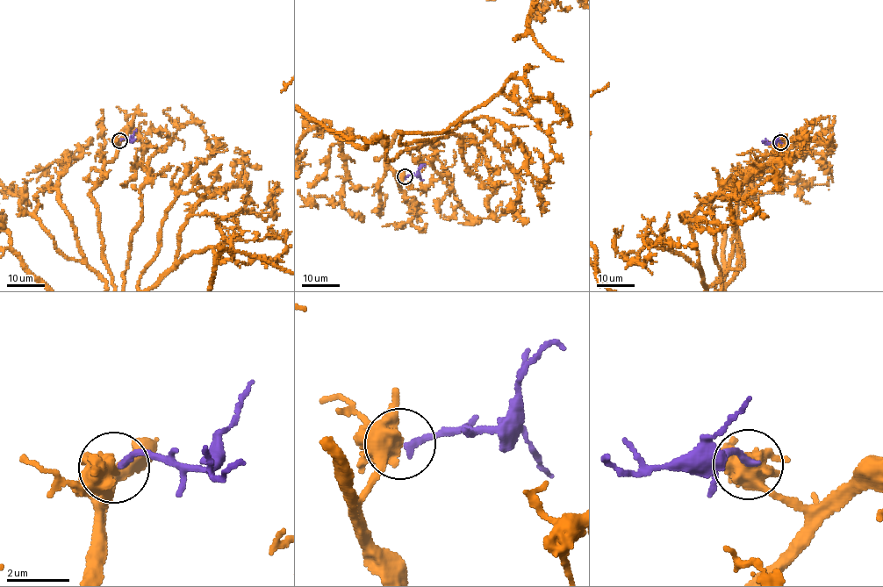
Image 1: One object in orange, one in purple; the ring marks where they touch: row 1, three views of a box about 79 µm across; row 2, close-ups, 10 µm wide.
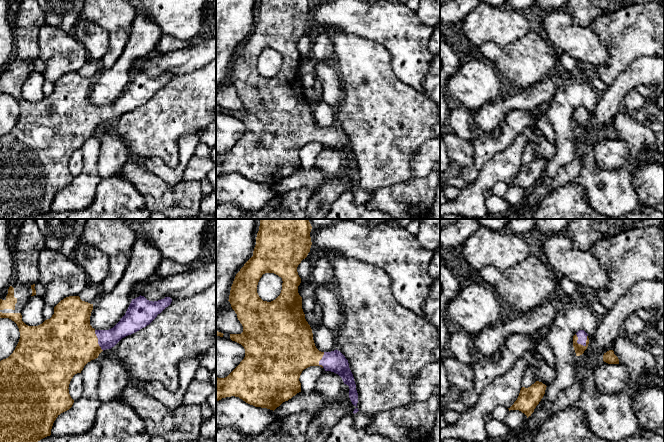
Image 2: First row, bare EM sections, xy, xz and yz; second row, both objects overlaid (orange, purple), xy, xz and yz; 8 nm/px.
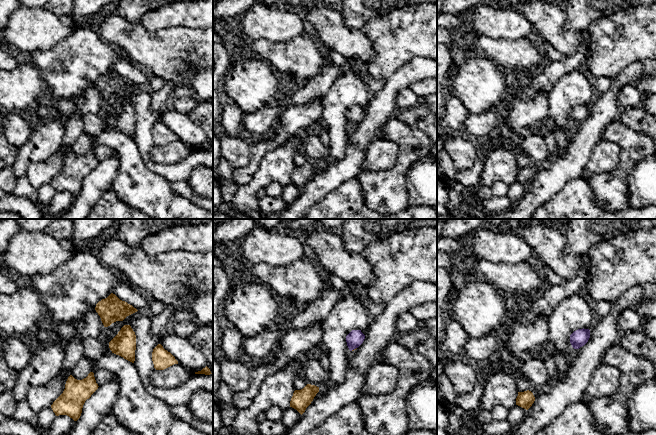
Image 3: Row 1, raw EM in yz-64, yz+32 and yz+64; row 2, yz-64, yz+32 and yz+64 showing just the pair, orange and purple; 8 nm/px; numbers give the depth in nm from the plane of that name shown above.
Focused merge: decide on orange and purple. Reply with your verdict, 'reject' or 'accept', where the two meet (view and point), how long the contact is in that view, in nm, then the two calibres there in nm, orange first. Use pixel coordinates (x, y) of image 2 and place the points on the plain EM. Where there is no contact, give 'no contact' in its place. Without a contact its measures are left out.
accept | yz (576, 118) | 130 nm | 80/80 nm

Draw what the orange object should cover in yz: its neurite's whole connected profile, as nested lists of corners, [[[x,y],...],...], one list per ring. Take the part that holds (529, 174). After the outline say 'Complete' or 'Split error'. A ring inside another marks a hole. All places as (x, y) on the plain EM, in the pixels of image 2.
[[[536,157],[528,164],[522,163],[517,176],[508,184],[509,187],[519,186],[528,194],[543,174],[546,163],[545,160],[539,157]]]. Complete

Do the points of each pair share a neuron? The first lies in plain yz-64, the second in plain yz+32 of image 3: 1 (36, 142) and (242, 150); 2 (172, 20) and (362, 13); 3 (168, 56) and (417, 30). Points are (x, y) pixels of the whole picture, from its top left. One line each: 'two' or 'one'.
1: two
2: two
3: two

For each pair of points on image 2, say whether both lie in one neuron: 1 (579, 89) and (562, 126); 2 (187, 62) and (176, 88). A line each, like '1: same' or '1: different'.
1: same
2: different

